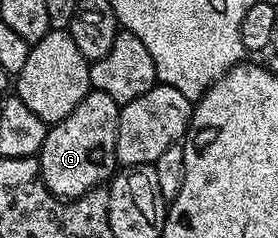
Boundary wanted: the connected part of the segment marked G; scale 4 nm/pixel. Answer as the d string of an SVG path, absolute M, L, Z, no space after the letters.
M91 89L70 116L49 129L38 155L40 178L49 192L65 200L77 198L103 187L111 179L118 169L116 141L120 107L121 103L106 96L106 92Z

